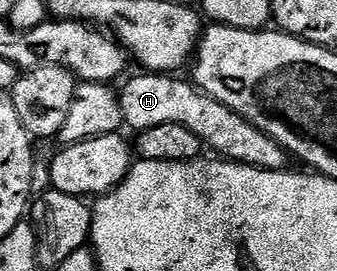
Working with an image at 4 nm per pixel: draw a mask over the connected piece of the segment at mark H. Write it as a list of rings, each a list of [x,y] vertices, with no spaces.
[[[140,72],[140,77],[135,77],[124,89],[121,89],[120,101],[122,103],[123,120],[126,128],[134,131],[142,131],[149,127],[161,127],[161,123],[181,123],[181,127],[186,127],[197,135],[197,139],[202,141],[208,150],[212,149],[212,154],[228,161],[237,161],[241,165],[254,165],[257,169],[269,169],[272,171],[283,171],[288,168],[289,154],[282,149],[265,131],[261,131],[251,121],[246,121],[241,115],[237,115],[225,103],[213,99],[208,93],[203,92],[198,85],[190,80],[182,81],[182,76],[168,75],[165,73]]]

